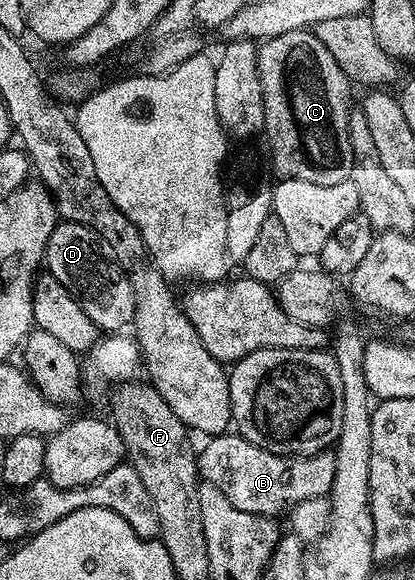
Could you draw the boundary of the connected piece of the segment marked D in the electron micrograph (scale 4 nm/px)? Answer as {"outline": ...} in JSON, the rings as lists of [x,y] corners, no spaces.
{"outline":[[[59,221],[52,236],[48,236],[44,266],[51,276],[64,284],[64,288],[68,288],[80,308],[84,308],[88,320],[92,320],[99,331],[122,332],[133,323],[133,292],[129,280],[103,253],[98,238],[88,227],[81,226],[80,223]]]}

